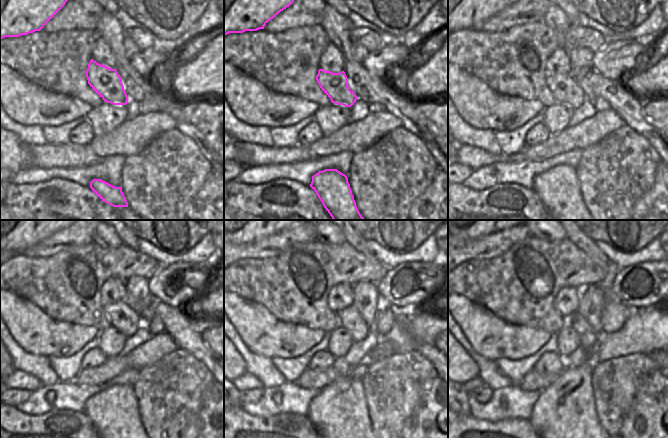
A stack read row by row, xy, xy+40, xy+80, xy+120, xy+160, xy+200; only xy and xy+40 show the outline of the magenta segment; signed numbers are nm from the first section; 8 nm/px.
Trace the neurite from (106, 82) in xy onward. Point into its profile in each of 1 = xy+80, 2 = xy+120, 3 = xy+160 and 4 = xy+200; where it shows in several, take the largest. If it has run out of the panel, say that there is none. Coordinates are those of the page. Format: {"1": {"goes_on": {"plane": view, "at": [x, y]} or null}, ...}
{"1": {"goes_on": {"plane": "xy+80", "at": [565, 90]}}, "2": {"goes_on": {"plane": "xy+120", "at": [122, 317]}}, "3": {"goes_on": {"plane": "xy+160", "at": [349, 318]}}, "4": {"goes_on": {"plane": "xy+200", "at": [564, 415]}}}

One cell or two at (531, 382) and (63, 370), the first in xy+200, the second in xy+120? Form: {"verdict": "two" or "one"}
{"verdict": "two"}

